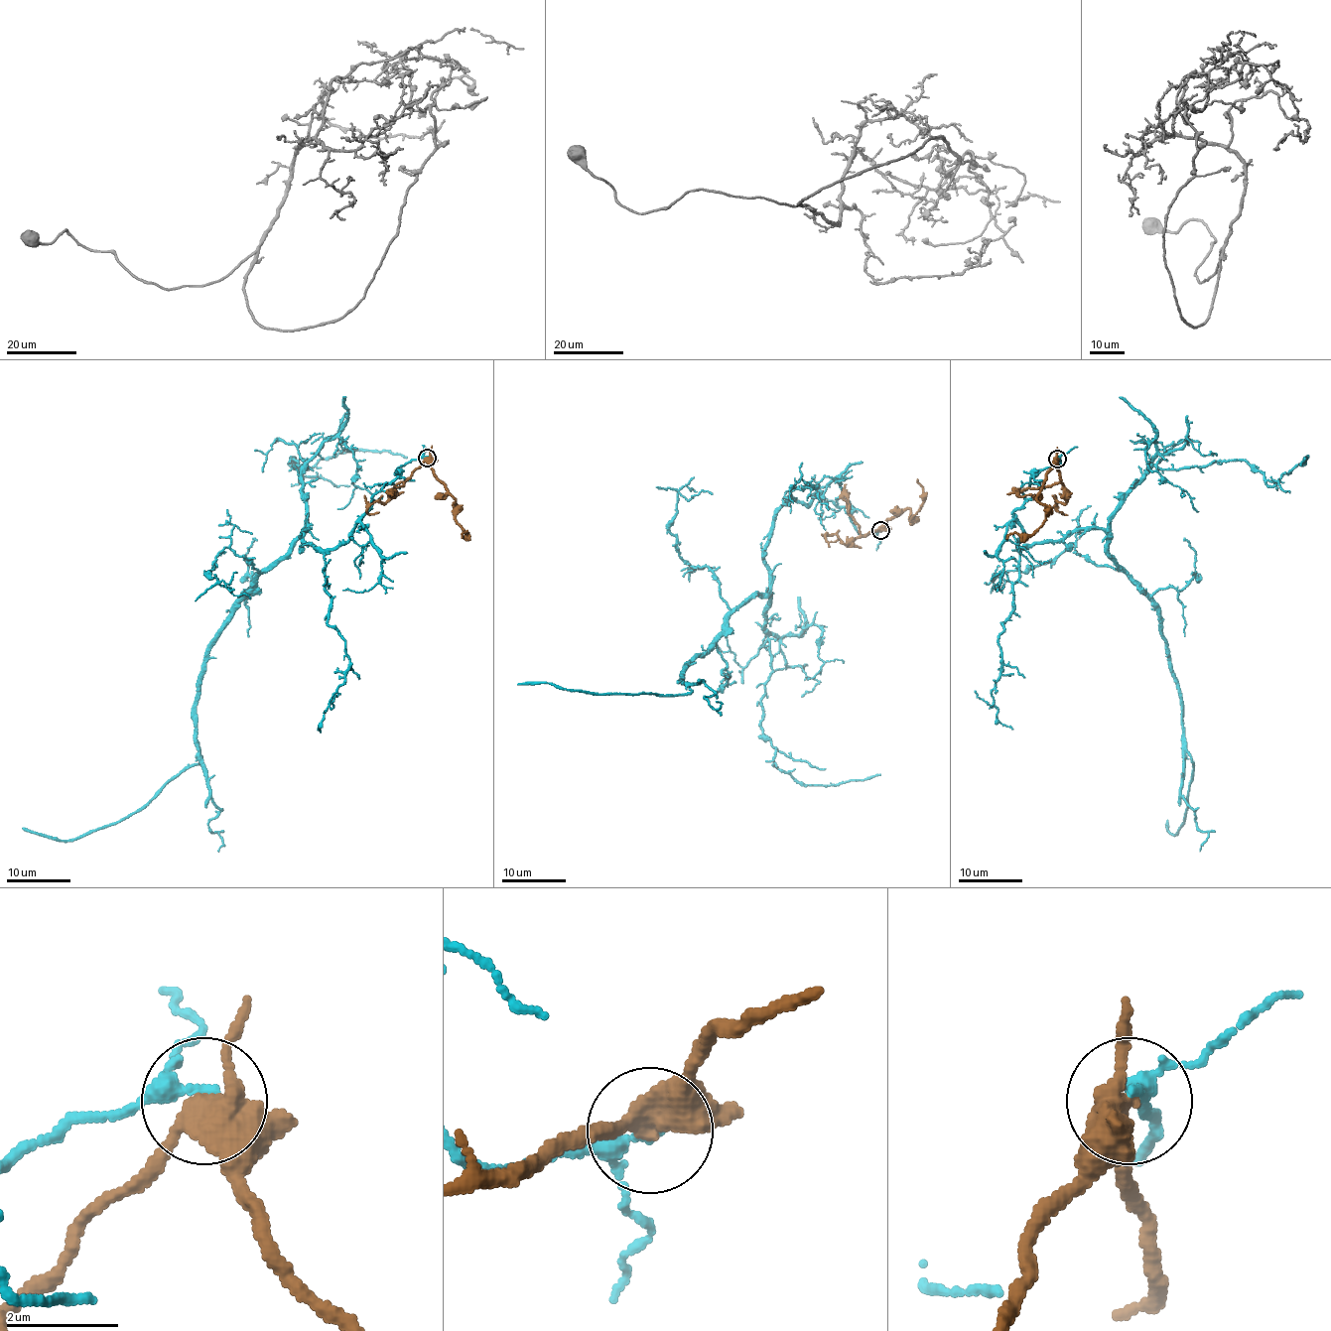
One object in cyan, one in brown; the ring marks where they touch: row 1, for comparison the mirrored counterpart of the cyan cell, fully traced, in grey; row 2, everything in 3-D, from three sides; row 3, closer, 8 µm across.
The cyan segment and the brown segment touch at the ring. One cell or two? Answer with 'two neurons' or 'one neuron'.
two neurons

